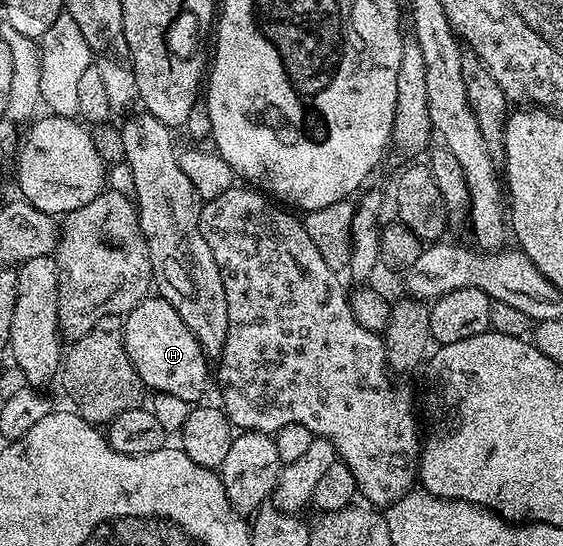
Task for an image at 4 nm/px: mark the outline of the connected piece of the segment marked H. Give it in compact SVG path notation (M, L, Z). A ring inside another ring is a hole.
M149 295L133 312L127 313L124 320L124 345L130 354L130 362L134 362L134 370L142 378L145 389L153 393L174 394L174 398L194 402L204 387L210 383L208 377L209 357L204 355L204 348L196 341L194 334L187 328L182 318L178 318L178 310L170 306L170 302L161 300L159 295Z

